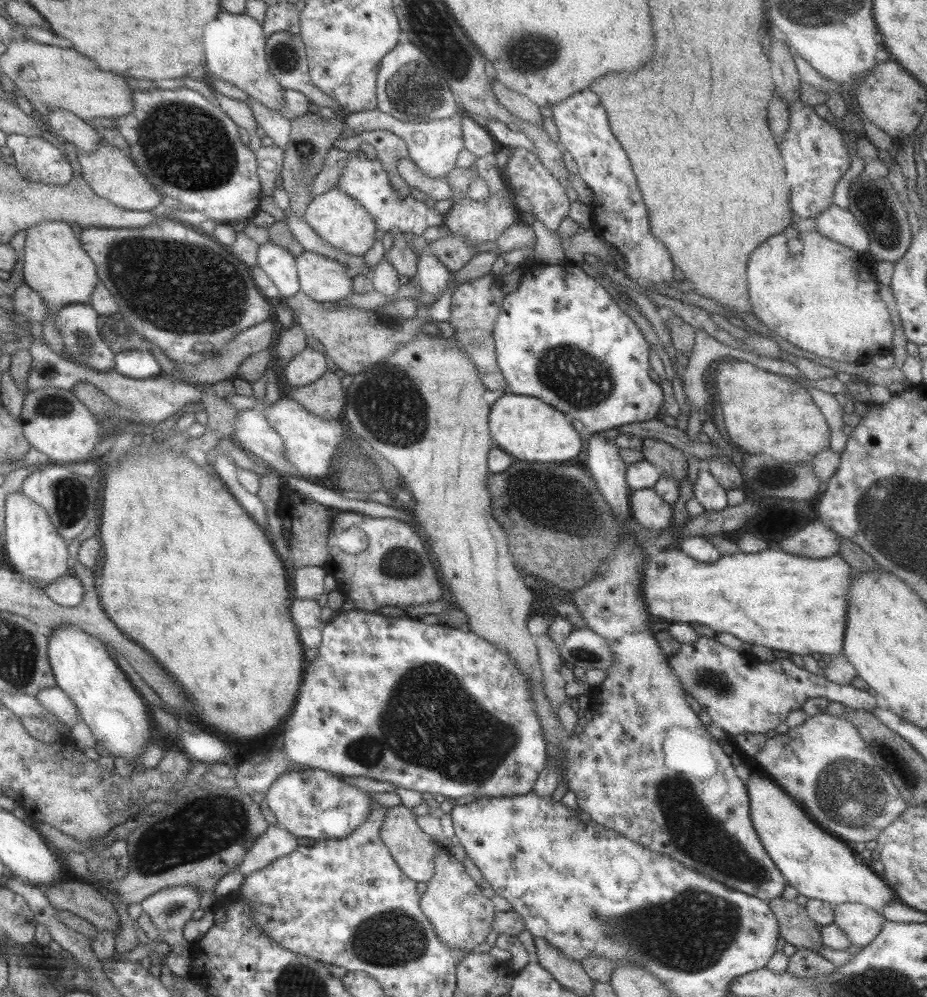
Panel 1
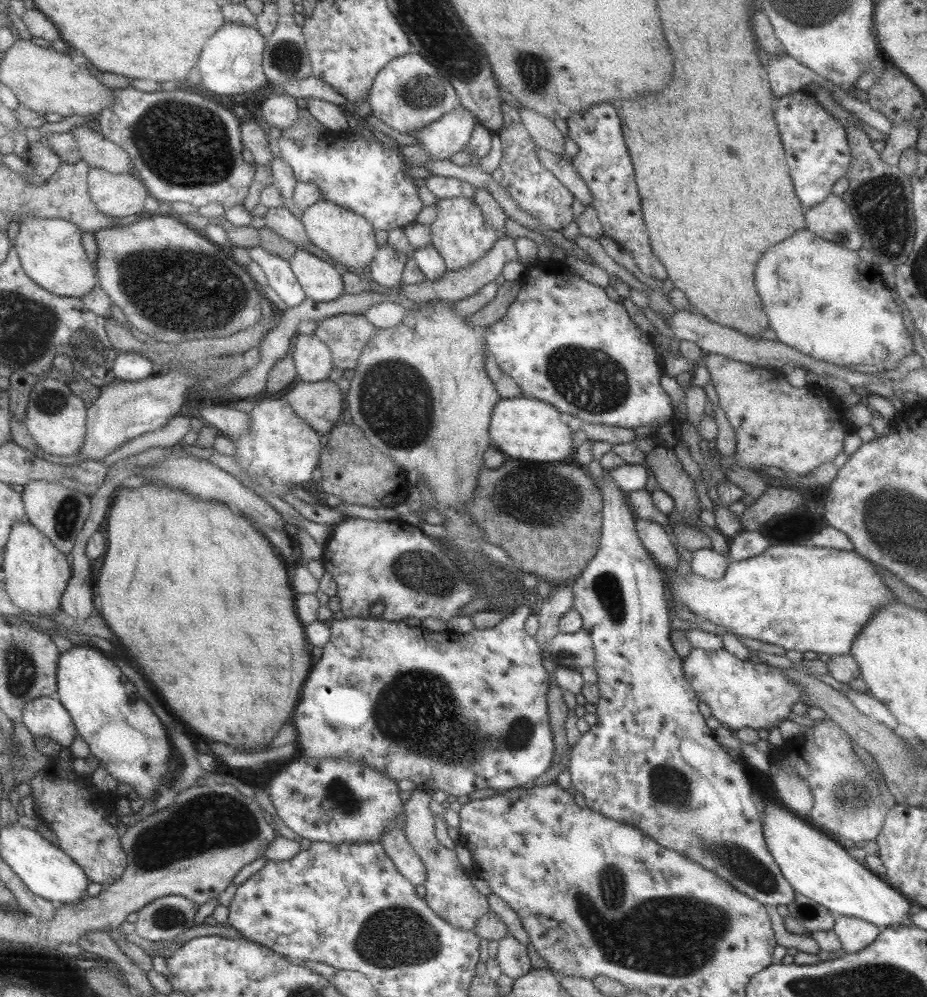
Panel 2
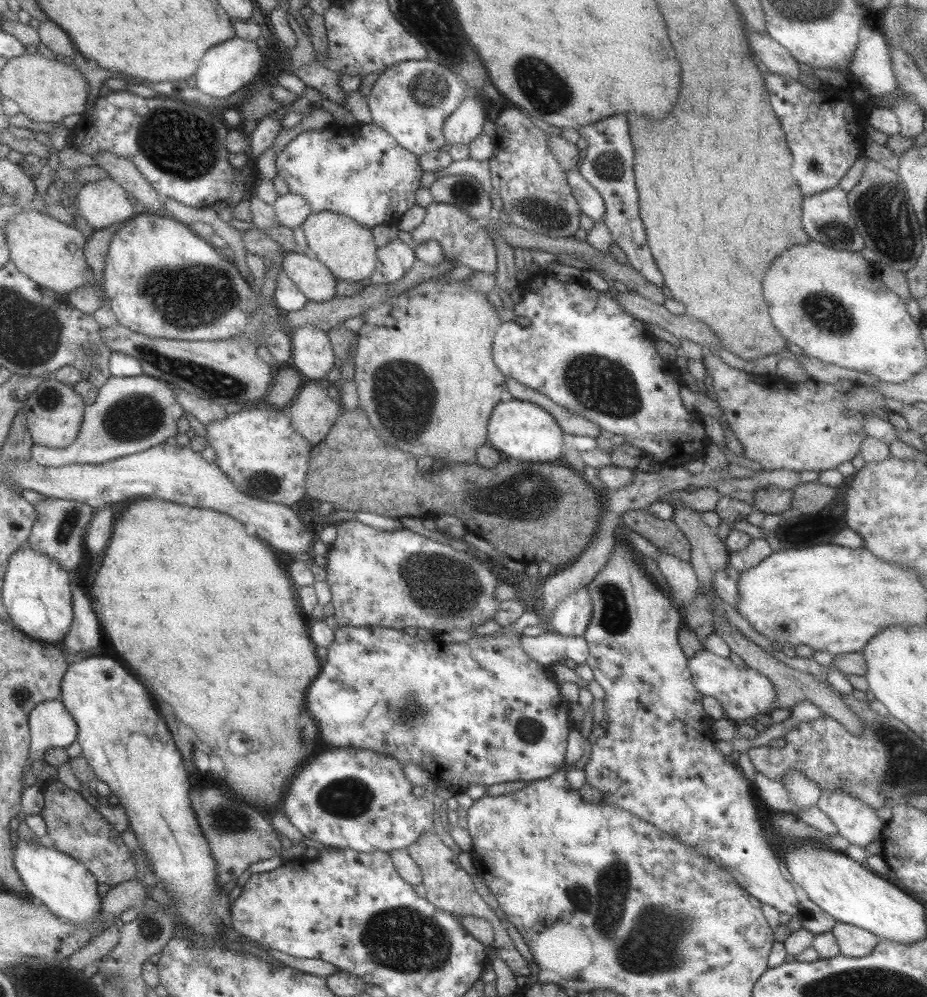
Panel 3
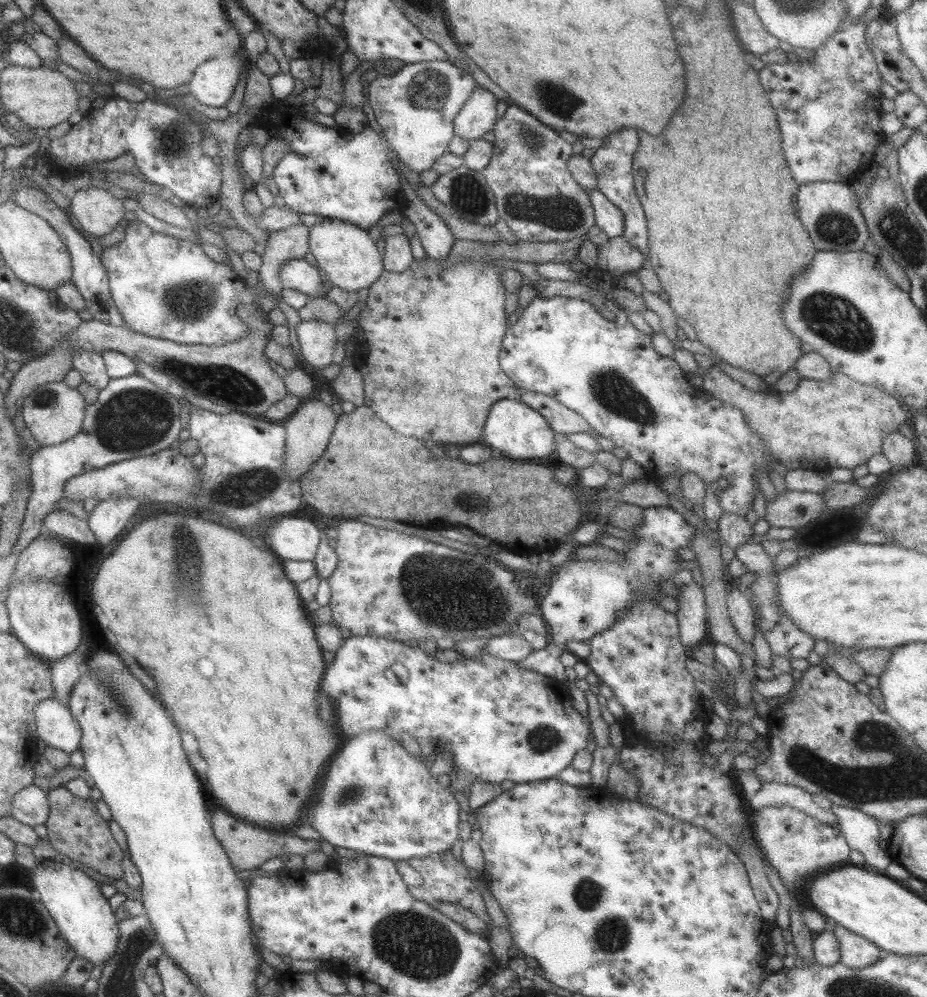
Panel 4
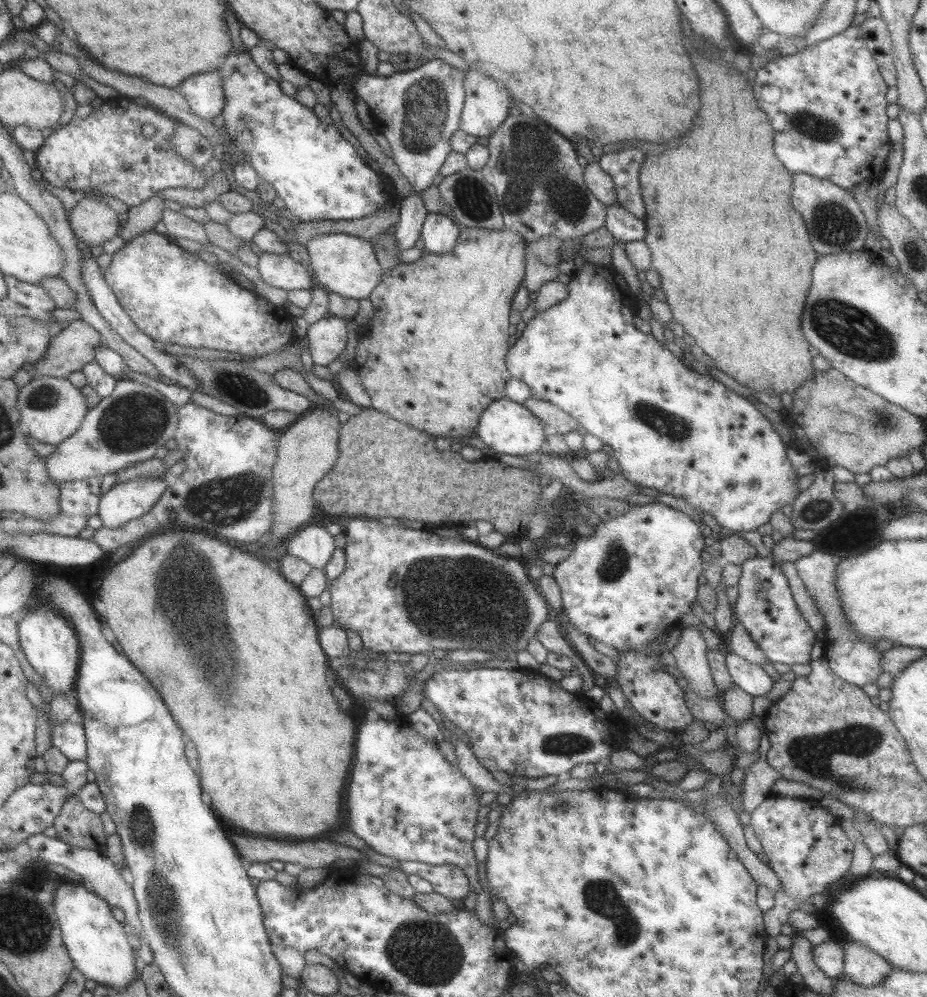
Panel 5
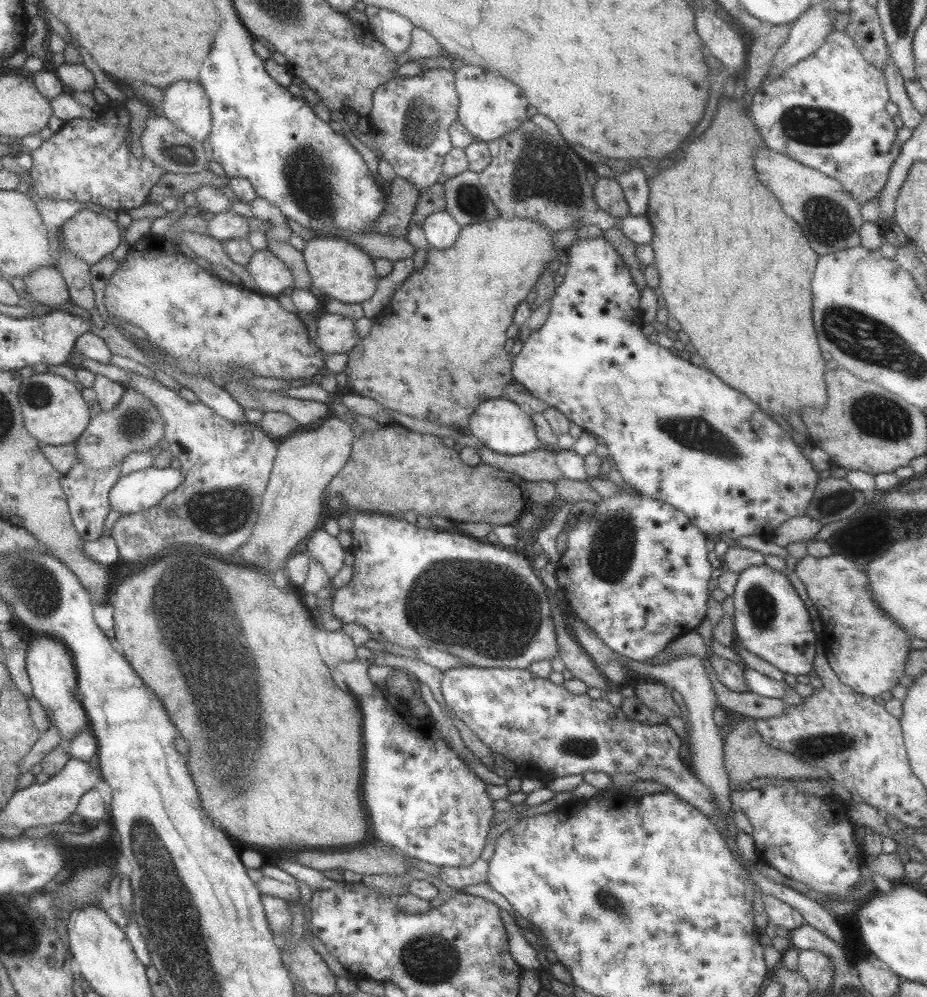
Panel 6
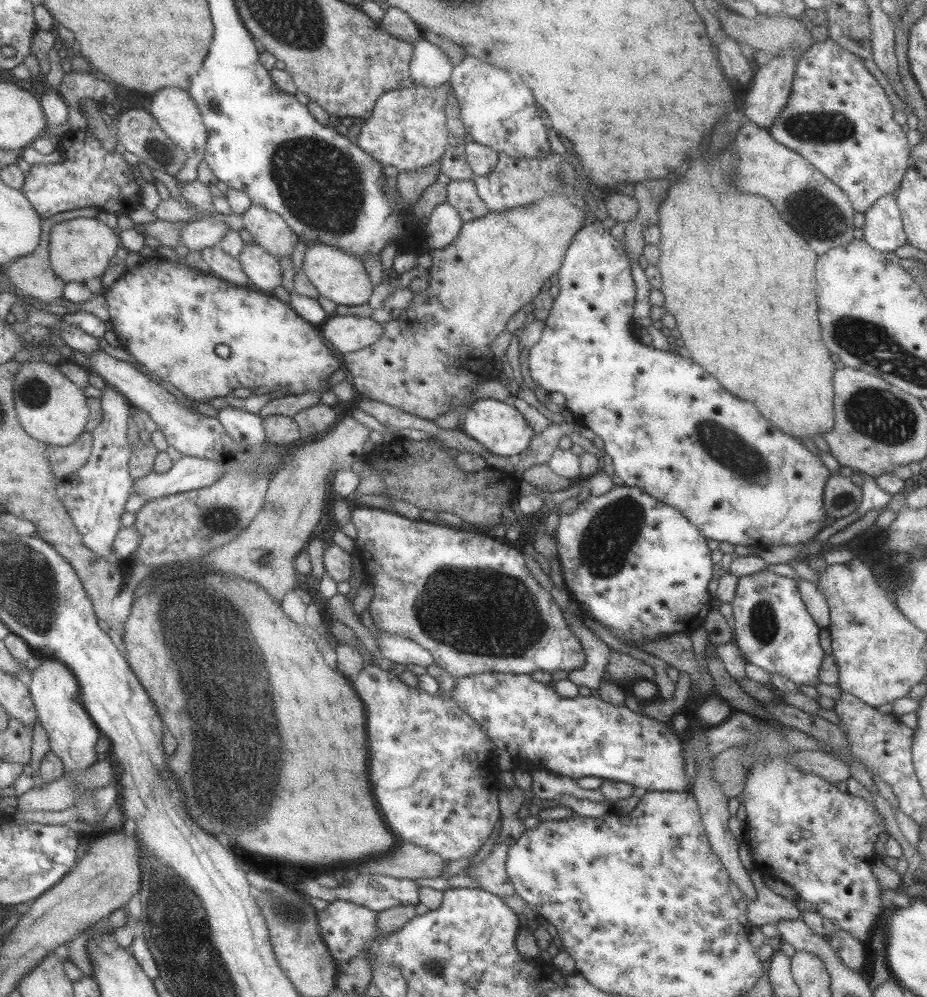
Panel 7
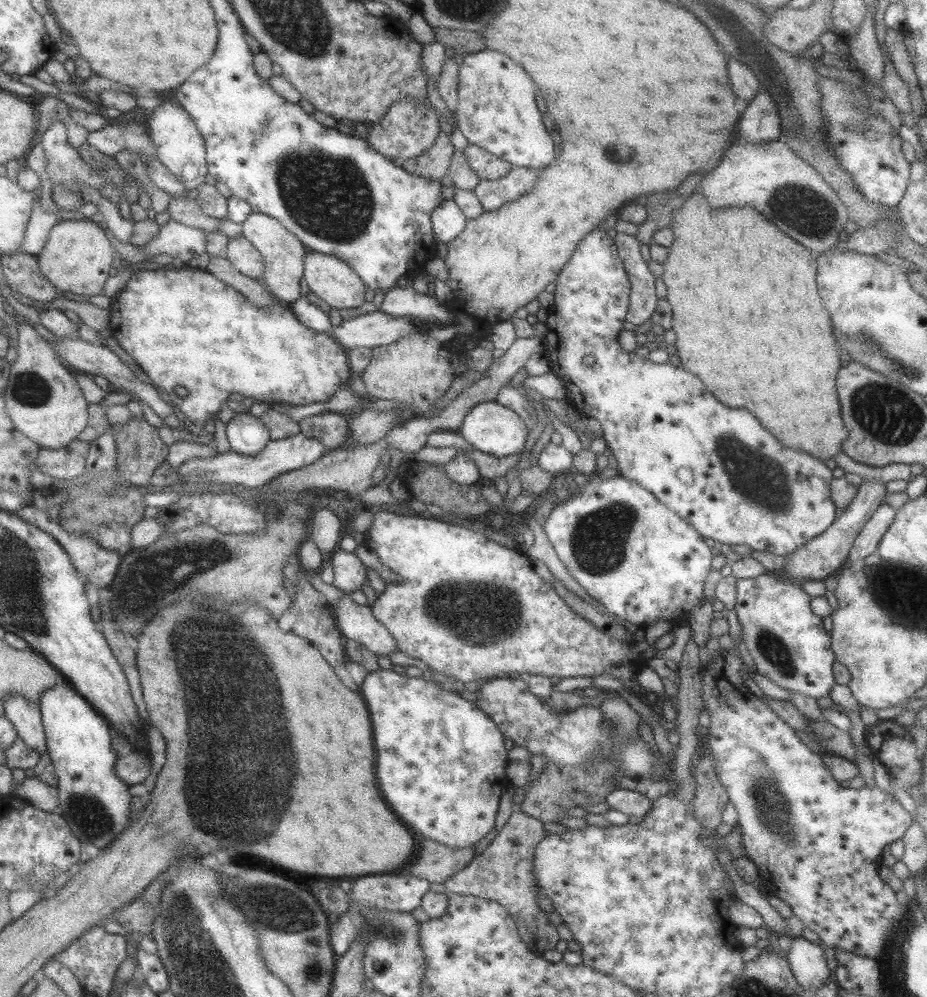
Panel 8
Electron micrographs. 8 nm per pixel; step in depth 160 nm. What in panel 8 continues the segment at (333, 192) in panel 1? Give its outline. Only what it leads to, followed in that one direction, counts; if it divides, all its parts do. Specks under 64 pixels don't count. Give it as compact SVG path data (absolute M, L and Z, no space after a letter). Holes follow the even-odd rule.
M308 250L303 265L307 288L331 308L357 308L365 302L361 278L339 258Z

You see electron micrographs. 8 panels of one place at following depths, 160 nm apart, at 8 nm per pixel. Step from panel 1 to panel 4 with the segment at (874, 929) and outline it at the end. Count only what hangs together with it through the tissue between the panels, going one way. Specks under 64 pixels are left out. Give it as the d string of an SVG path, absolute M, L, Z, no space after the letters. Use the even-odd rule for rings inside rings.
M830 924L828 928L837 939L840 950L841 964L849 968L858 969L883 958L886 953L877 948L875 944L869 942L866 938L852 933L837 924Z

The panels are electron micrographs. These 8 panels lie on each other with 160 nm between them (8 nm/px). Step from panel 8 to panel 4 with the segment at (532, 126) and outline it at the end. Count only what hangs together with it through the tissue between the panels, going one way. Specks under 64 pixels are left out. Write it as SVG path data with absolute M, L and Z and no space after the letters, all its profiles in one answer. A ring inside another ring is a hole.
M479 85L463 103L453 119L453 134L465 140L481 139L495 124L495 96Z

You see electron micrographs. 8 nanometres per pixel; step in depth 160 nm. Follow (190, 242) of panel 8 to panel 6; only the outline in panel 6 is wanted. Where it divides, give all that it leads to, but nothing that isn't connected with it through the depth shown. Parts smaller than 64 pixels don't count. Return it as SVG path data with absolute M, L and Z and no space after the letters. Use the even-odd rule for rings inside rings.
M229 210L215 214L208 221L207 235L218 241L233 238L247 239L250 229L250 224L244 216Z

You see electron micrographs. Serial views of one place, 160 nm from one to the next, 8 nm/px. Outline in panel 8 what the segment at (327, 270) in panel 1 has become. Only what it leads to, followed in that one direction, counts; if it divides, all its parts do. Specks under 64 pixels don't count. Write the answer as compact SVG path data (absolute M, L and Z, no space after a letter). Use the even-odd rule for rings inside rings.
M242 235L228 240L224 258L244 276L251 279L261 279L261 274L263 274L261 254Z

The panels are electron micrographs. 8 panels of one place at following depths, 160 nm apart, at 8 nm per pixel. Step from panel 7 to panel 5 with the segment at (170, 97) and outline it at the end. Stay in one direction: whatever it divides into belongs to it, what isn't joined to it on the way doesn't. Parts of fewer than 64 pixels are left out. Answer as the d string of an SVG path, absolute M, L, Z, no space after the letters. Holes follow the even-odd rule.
M217 69L189 76L177 89L185 97L191 112L199 118L211 121L223 108L225 97Z

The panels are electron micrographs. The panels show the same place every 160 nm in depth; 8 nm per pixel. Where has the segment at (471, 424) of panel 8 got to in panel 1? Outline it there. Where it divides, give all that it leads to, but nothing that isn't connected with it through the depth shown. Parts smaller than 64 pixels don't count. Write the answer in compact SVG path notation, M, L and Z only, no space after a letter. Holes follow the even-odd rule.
M503 393L490 406L488 429L495 446L517 460L568 464L571 458L575 458L585 448L585 433L576 432L565 415L539 401L539 398Z

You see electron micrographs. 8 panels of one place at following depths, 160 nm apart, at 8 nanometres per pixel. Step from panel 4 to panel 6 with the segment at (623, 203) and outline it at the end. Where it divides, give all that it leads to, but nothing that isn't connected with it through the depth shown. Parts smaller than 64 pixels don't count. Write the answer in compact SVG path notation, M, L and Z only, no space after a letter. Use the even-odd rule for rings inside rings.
M617 168L613 172L614 179L622 188L625 202L628 204L628 214L645 214L648 203L648 184L645 174L639 168L631 168L629 172Z

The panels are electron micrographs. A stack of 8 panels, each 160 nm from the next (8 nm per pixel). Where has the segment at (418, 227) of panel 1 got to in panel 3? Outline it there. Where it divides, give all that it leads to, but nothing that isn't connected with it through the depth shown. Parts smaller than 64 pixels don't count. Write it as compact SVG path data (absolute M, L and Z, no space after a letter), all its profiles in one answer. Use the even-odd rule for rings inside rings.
M372 122L357 124L356 130L343 130L343 136L333 130L309 129L287 141L275 158L276 174L287 183L288 192L303 197L311 213L331 211L352 218L361 226L395 223L415 204L415 192L419 188L422 168L416 154L405 150L382 128Z

